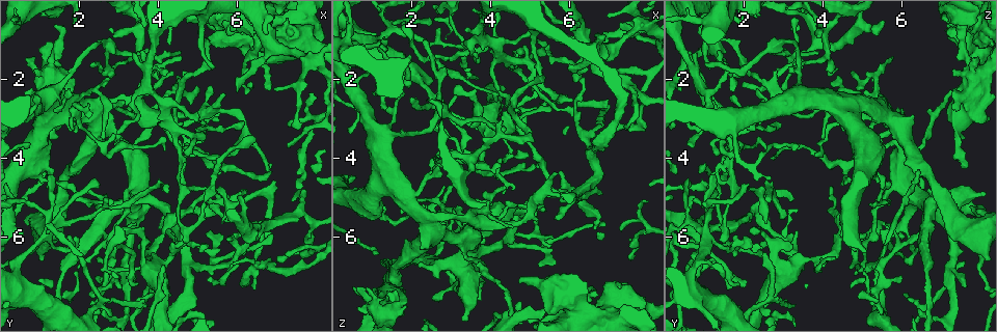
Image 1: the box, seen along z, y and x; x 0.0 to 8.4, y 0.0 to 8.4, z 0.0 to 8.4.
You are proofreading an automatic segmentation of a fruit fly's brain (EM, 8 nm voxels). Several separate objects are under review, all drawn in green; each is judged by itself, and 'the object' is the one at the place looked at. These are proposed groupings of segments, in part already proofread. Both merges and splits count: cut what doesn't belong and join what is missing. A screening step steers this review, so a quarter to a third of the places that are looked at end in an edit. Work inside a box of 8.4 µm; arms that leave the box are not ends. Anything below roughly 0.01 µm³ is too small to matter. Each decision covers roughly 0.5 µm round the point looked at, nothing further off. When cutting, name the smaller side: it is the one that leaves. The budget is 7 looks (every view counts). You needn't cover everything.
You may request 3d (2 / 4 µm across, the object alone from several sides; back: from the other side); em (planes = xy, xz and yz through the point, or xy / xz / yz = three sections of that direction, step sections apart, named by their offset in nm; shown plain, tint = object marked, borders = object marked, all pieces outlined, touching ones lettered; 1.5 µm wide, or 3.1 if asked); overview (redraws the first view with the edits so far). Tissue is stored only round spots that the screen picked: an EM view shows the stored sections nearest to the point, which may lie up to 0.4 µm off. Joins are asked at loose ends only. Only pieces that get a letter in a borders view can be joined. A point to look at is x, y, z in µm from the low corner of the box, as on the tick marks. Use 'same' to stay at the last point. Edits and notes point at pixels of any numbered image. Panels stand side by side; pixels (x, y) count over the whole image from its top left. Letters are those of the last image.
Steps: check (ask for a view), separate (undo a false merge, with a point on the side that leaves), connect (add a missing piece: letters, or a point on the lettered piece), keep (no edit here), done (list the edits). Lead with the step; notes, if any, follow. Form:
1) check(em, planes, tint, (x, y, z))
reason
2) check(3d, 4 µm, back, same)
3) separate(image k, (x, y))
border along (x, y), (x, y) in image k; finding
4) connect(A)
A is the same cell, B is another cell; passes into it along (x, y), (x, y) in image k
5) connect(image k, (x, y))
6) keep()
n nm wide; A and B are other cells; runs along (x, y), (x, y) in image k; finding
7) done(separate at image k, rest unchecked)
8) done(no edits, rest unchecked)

check(3d, 4 µm, back, (3.80, 6.60, 7.55))
an open end

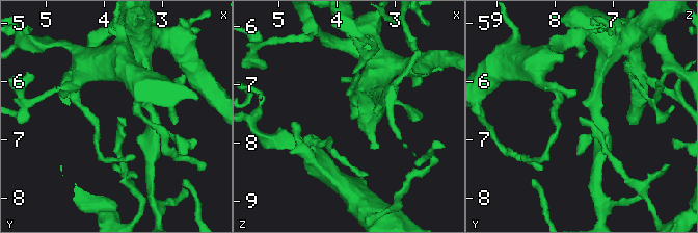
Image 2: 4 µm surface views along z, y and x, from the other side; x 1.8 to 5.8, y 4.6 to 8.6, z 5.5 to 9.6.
check(em, xz, step 8, tint, (3.75, 6.60, 7.60))
now the EM

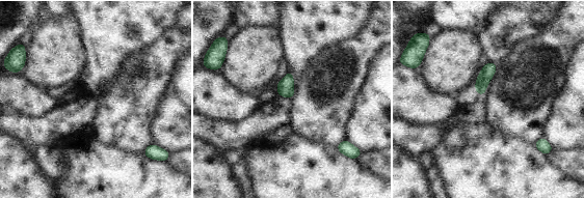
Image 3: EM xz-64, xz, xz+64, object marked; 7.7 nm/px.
check(em, planes, borders, same)

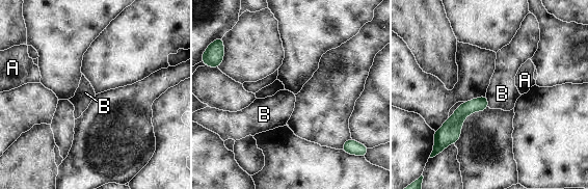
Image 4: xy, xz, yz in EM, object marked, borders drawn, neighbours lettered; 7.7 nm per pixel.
keep()
A and B are other cells; border along (485, 96), (488, 106) in image 4; none of them fits

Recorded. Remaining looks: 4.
check(em, xz, step 8, borders, (2.20, 4.85, 6.75))
branch stops here

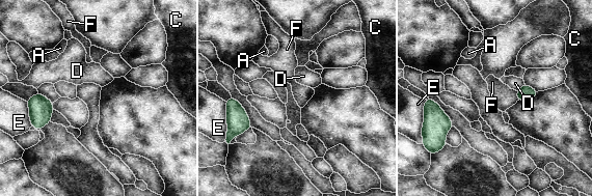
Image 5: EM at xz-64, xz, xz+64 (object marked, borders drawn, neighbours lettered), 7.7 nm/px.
keep()
E touches over 120 nm; A, C, D, E and F are other cells; no lettered piece goes on from it

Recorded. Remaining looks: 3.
check(em, planes, tint, (5.55, 3.05, 6.20))
tapers out

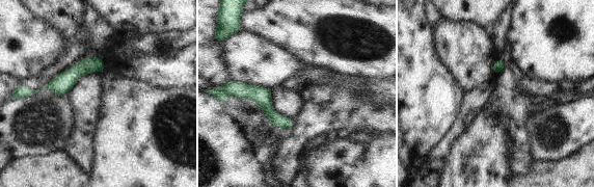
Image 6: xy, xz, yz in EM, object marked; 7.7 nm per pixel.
check(em, planes, borders, same)
what lies round it

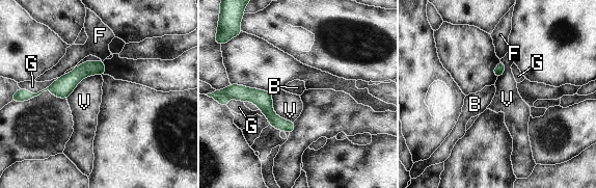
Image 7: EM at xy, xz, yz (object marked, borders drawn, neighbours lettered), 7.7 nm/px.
keep()
V touches over 340 nm; B, F, G and V are other cells; runs along (246, 90), (279, 124), (291, 128) in image 7; none of them fits

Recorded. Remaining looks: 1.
done(no edits, rest unchecked)

